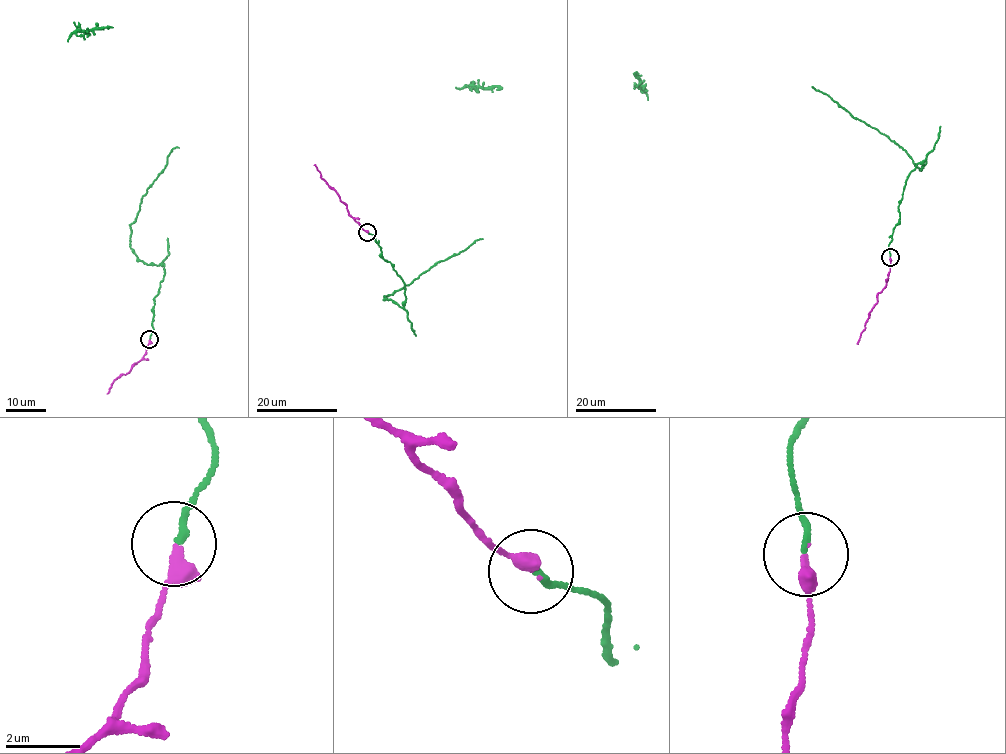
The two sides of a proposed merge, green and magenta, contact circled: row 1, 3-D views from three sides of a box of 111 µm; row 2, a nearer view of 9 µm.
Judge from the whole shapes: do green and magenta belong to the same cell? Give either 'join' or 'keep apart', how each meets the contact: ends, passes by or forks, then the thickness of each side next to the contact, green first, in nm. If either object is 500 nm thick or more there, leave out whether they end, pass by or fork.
join; green ends there; magenta ends there; 170 nm thick on the green side, 320 nm on the other

